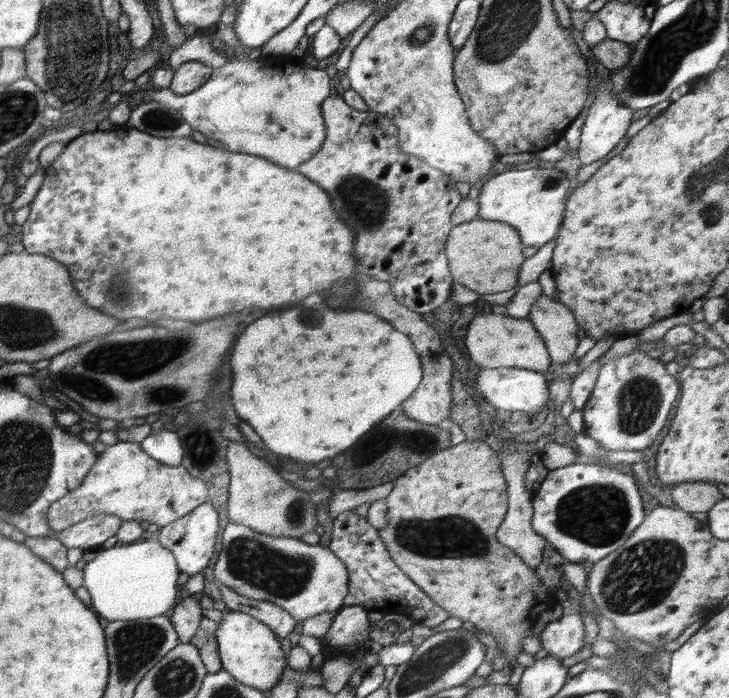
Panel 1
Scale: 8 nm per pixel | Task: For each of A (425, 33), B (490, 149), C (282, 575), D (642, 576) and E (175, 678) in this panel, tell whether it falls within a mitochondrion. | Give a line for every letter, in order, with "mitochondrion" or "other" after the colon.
A: mitochondrion
B: other
C: mitochondrion
D: mitochondrion
E: mitochondrion

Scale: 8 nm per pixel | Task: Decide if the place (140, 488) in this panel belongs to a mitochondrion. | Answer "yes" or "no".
no

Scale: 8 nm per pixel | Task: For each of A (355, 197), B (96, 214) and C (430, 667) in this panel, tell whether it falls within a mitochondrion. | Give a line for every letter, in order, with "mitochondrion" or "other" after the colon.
A: mitochondrion
B: other
C: mitochondrion

